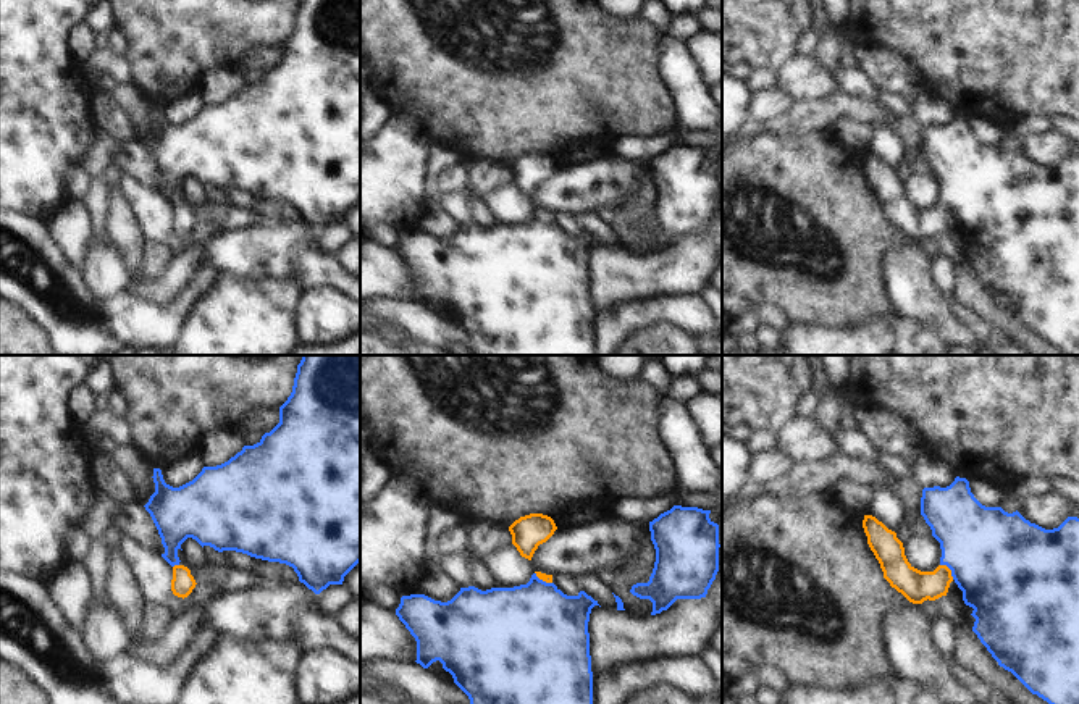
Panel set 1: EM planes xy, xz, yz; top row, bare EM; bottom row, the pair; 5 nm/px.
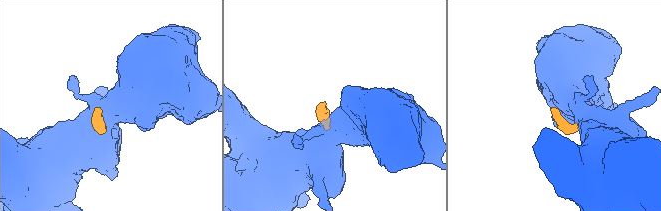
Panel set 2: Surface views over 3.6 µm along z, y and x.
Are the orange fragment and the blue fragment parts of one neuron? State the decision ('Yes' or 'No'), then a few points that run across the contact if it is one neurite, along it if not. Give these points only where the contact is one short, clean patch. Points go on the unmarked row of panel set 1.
Yes. Line: yz (916, 225), (934, 223), (950, 209), (960, 199), (999, 199)

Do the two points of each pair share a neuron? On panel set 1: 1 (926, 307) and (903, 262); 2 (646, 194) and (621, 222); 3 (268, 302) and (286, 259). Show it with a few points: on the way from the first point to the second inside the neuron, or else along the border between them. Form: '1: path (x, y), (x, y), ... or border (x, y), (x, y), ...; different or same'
1: path (916, 296), (910, 288), (908, 273); same
2: path (640, 201), (625, 215); same
3: border (241, 278), (294, 280), (301, 291); different

